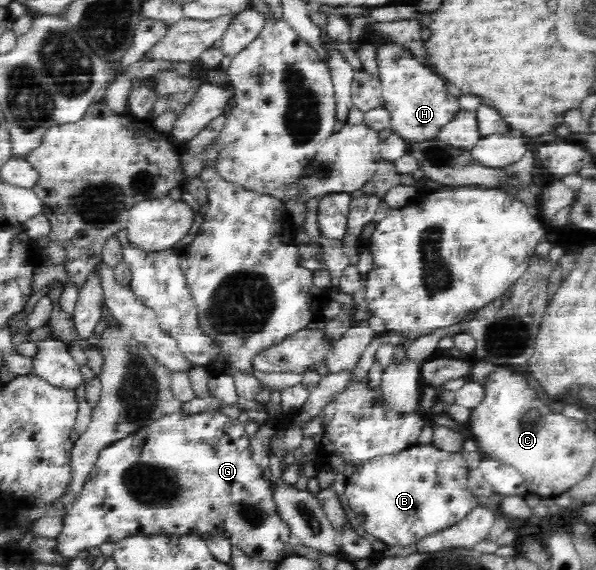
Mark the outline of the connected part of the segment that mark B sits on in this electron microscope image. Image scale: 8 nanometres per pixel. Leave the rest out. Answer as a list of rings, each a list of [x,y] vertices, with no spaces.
[[[416,444],[405,451],[381,456],[362,463],[347,478],[345,496],[350,511],[361,520],[366,530],[389,547],[404,547],[416,543],[422,536],[442,531],[462,519],[473,507],[482,504],[474,497],[467,484],[470,470],[465,463],[462,452],[446,452],[434,445]]]

